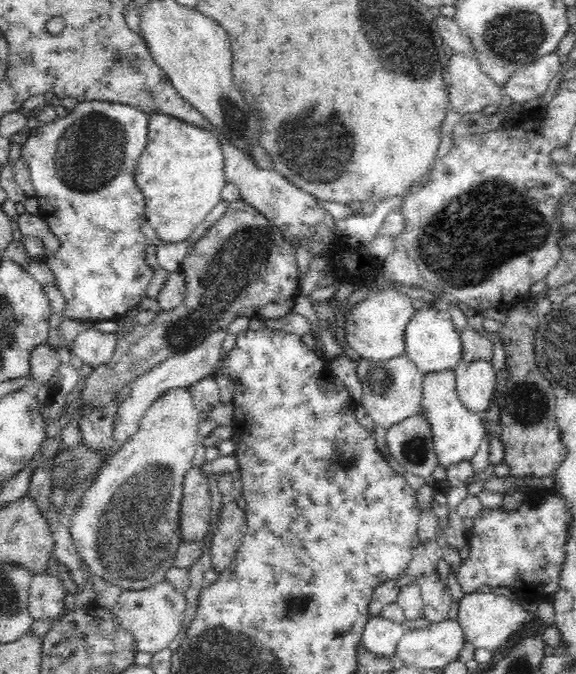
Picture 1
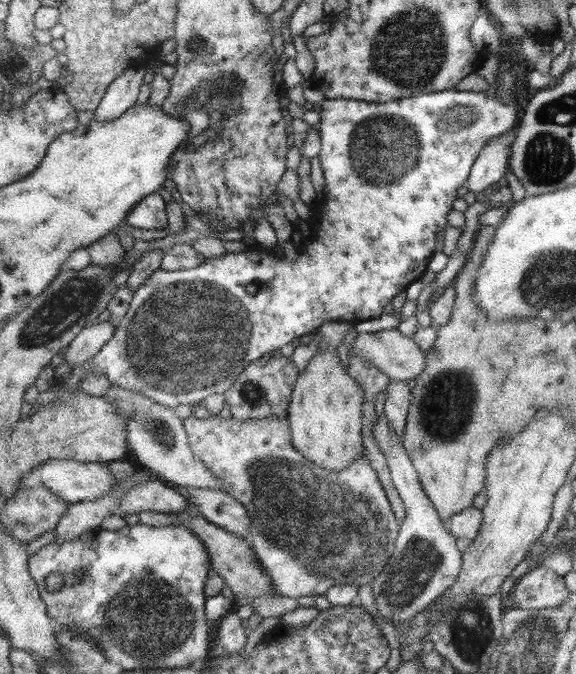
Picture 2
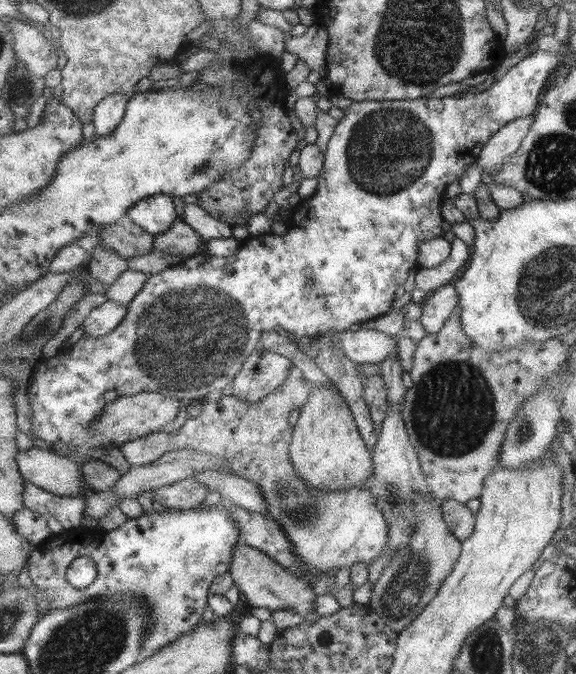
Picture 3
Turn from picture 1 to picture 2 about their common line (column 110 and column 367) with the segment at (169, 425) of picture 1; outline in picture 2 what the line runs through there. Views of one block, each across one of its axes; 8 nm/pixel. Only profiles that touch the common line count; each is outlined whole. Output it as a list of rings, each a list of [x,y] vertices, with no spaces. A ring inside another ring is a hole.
[[[191,414],[190,417],[184,420],[184,427],[186,428],[191,448],[194,449],[194,456],[202,460],[211,469],[211,472],[218,476],[220,482],[224,484],[224,490],[226,490],[216,491],[208,488],[185,487],[183,491],[187,494],[188,500],[194,504],[195,514],[201,515],[213,524],[218,524],[220,528],[226,529],[236,536],[247,539],[254,551],[257,552],[260,563],[270,573],[274,581],[274,588],[276,588],[276,592],[279,595],[289,598],[301,598],[301,596],[325,595],[336,584],[357,584],[358,586],[372,584],[385,570],[387,564],[390,563],[391,555],[395,552],[395,543],[399,537],[401,523],[394,513],[392,502],[382,485],[376,468],[371,464],[366,454],[363,458],[356,460],[356,463],[344,468],[342,471],[332,471],[328,468],[317,466],[307,457],[304,457],[298,451],[298,448],[295,448],[290,429],[290,420],[287,416],[257,420],[237,420],[234,417],[223,419],[217,415],[212,415],[209,419],[201,419]]]

